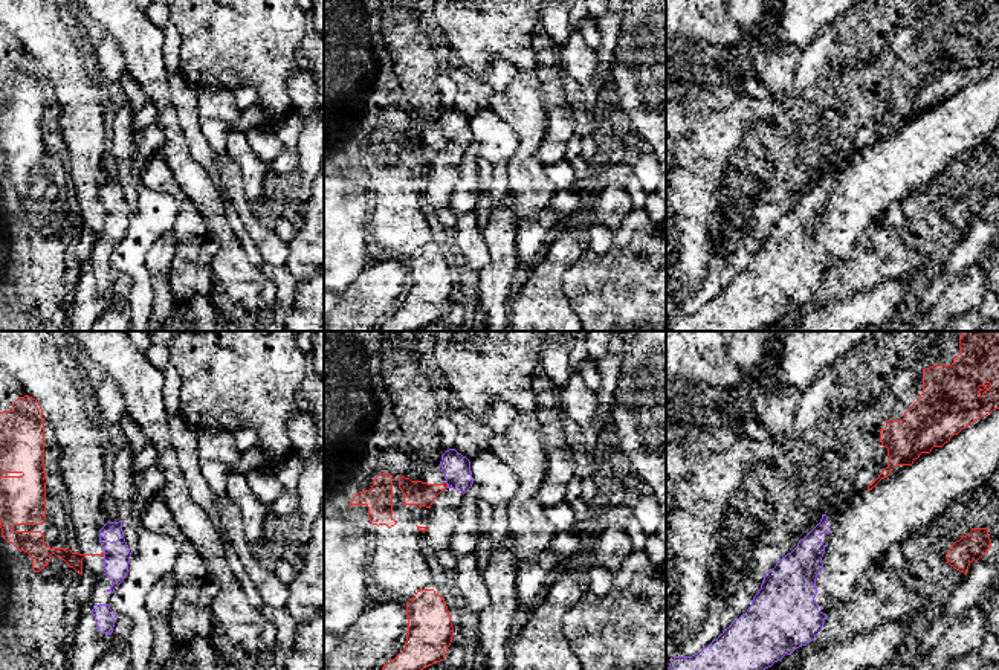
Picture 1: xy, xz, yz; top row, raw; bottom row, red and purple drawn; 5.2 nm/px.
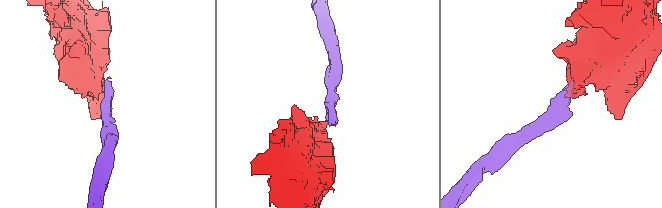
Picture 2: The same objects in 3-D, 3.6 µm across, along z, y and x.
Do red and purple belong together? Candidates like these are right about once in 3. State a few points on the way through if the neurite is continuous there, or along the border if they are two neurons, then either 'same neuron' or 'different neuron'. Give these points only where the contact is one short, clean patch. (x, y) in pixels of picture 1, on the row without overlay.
border xz (445, 141), (448, 145); different neuron

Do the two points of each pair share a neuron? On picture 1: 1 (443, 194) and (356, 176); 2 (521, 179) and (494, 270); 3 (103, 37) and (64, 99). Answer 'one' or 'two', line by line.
1: two
2: two
3: one

